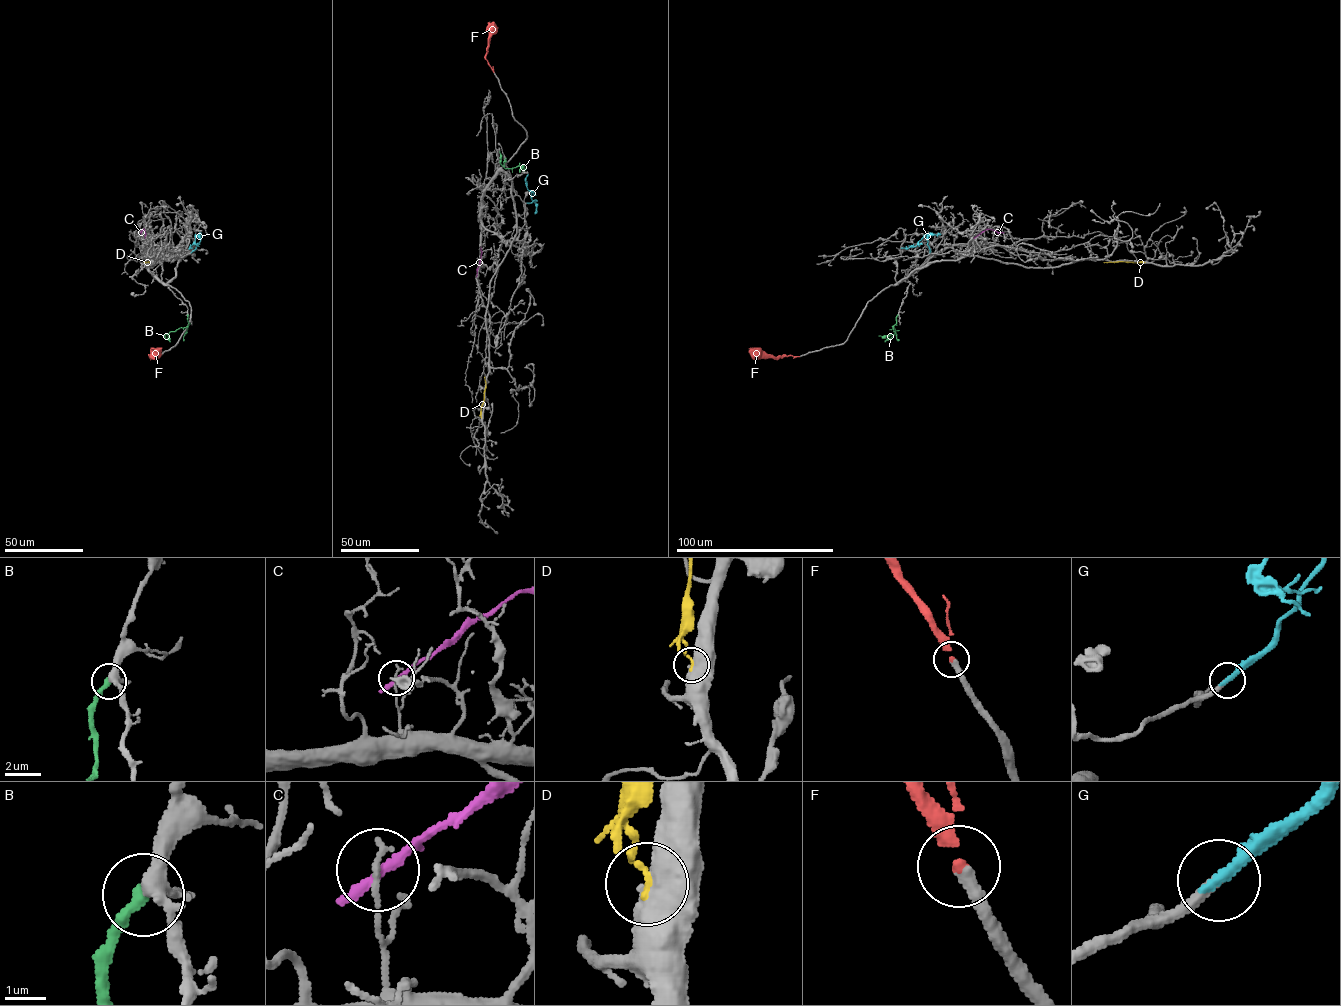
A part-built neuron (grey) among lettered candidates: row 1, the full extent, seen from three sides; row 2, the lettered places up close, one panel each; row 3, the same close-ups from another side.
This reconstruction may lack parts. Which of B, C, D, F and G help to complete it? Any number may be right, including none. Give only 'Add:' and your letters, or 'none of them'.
Add: F, G

